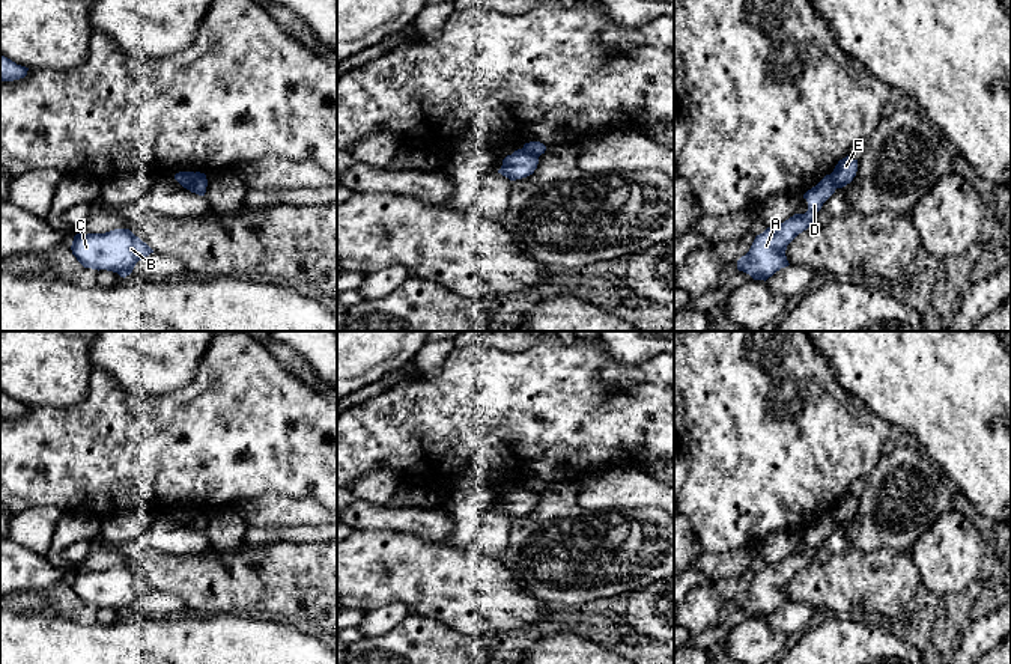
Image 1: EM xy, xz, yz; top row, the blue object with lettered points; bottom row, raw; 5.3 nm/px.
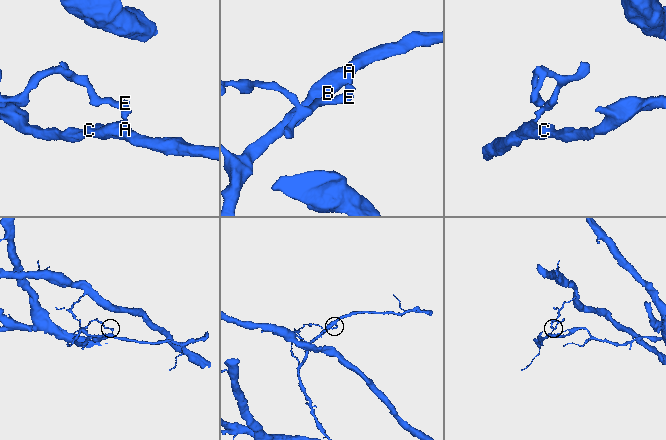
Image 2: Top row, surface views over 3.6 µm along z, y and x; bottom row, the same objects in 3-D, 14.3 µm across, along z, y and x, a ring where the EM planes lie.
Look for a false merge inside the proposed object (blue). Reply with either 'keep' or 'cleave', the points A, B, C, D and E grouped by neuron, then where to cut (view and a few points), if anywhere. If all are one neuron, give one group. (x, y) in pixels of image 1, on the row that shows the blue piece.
cleave | A B C D / E | xy (202, 173), (187, 188)

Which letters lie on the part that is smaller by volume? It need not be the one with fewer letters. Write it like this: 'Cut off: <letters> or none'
Cut off: A, B, C, D

